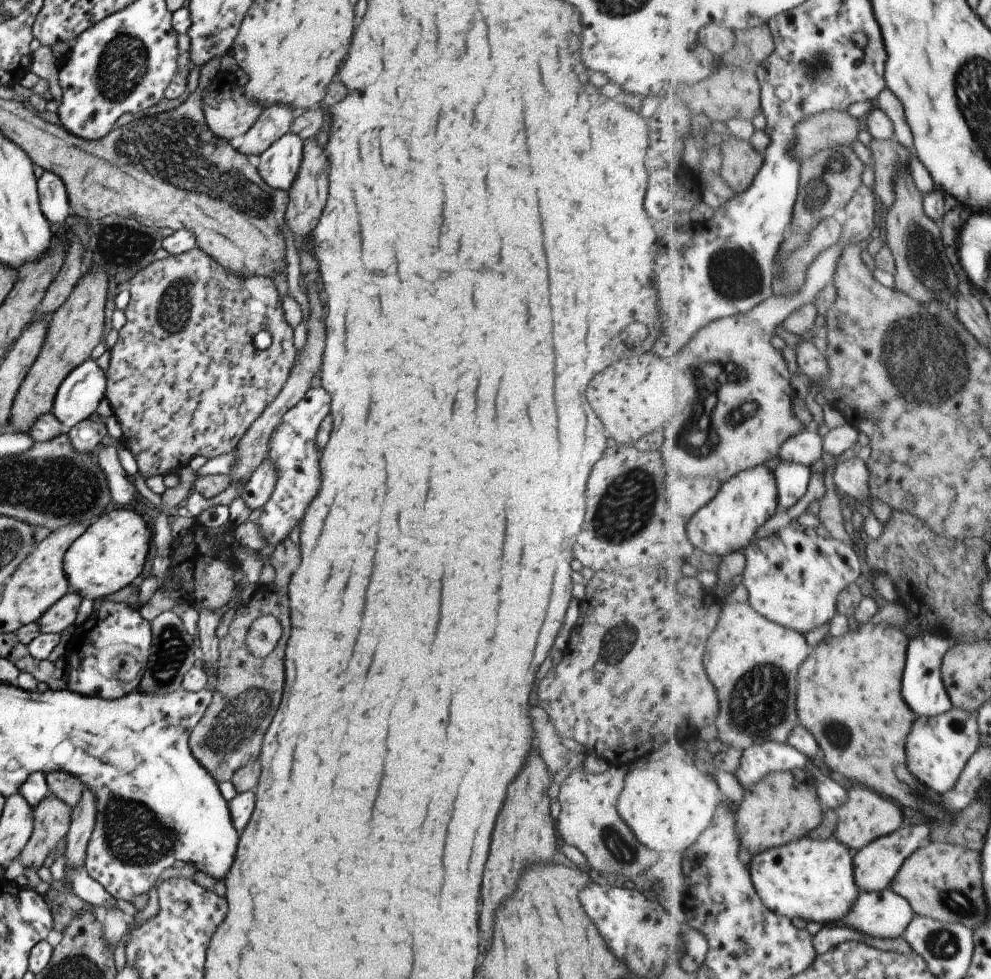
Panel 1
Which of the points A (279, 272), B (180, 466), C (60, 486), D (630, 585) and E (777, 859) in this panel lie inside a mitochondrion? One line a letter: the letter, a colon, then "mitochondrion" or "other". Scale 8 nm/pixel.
A: other
B: other
C: mitochondrion
D: other
E: other

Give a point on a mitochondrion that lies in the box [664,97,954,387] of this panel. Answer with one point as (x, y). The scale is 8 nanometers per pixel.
(734, 275)

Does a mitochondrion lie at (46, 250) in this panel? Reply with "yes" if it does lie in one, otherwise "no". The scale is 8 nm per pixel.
no

